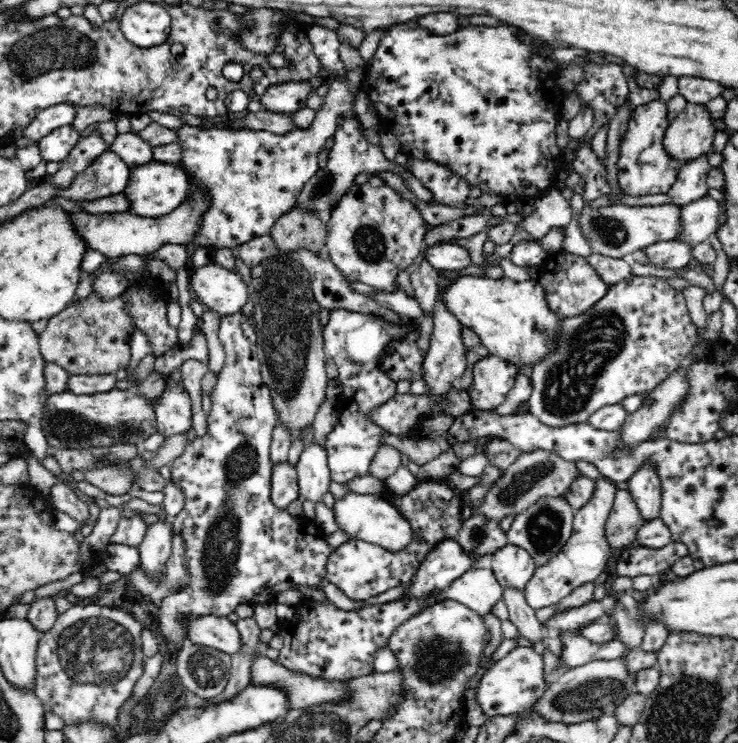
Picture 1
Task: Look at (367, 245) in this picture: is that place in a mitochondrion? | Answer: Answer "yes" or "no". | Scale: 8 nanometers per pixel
yes

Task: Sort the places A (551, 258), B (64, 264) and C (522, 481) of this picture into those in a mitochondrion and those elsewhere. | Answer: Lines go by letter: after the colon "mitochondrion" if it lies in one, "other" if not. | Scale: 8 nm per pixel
A: other
B: other
C: mitochondrion

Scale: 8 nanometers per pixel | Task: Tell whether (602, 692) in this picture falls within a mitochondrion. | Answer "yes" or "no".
yes

